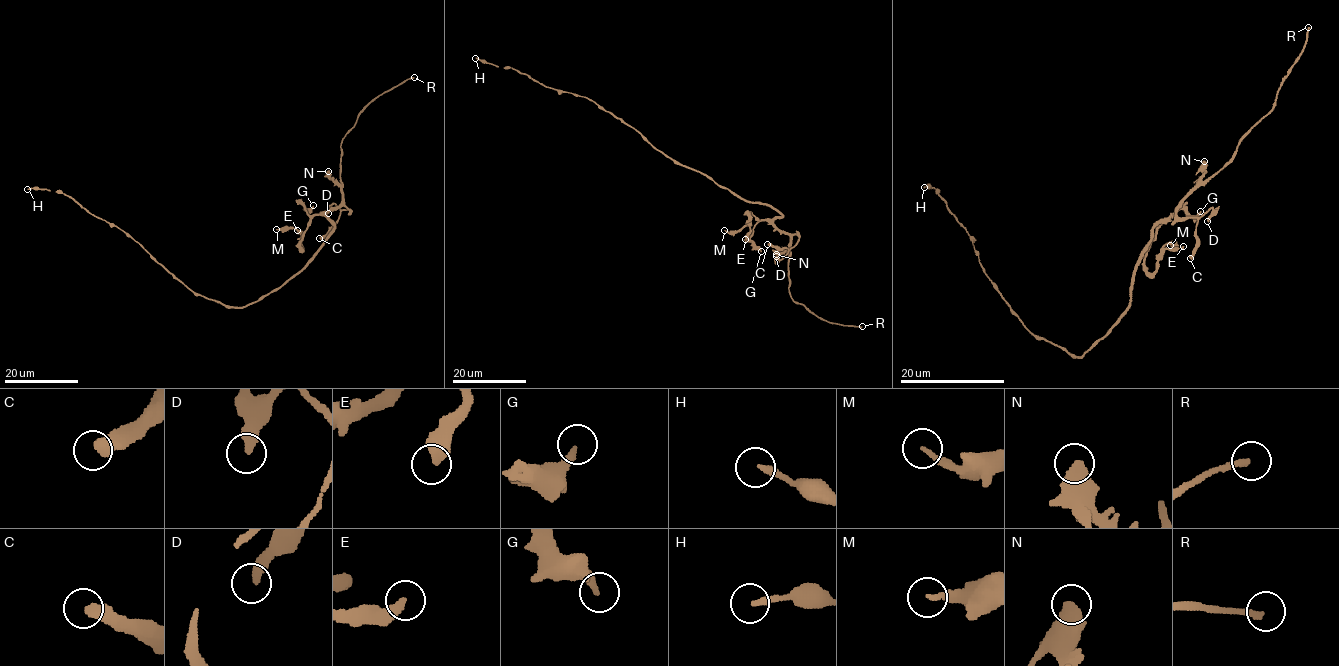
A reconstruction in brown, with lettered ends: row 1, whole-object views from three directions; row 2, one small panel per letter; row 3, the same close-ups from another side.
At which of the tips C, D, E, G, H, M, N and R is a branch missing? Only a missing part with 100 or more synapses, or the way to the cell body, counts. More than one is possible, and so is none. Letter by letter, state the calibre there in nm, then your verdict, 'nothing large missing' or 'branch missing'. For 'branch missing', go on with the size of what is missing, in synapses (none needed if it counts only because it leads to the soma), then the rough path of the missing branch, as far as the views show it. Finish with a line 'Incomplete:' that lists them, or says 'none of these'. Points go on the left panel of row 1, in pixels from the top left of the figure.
C: calibre 480 nm; nothing large missing
D: calibre 400 nm; nothing large missing
E: calibre 420 nm; nothing large missing
G: calibre 240 nm; nothing large missing
H: calibre 220 nm; nothing large missing
M: calibre 180 nm; nothing large missing
N: calibre 550 nm; nothing large missing
R: calibre 220 nm; branch missing; 130 synapses
Incomplete: R

